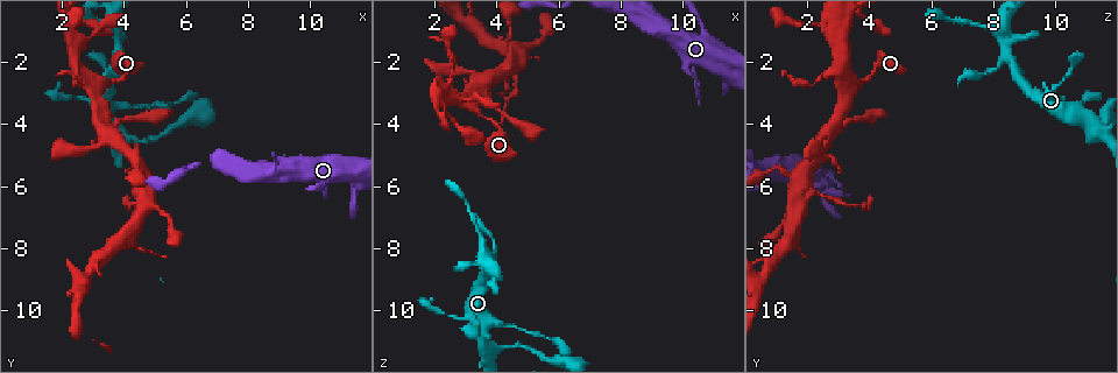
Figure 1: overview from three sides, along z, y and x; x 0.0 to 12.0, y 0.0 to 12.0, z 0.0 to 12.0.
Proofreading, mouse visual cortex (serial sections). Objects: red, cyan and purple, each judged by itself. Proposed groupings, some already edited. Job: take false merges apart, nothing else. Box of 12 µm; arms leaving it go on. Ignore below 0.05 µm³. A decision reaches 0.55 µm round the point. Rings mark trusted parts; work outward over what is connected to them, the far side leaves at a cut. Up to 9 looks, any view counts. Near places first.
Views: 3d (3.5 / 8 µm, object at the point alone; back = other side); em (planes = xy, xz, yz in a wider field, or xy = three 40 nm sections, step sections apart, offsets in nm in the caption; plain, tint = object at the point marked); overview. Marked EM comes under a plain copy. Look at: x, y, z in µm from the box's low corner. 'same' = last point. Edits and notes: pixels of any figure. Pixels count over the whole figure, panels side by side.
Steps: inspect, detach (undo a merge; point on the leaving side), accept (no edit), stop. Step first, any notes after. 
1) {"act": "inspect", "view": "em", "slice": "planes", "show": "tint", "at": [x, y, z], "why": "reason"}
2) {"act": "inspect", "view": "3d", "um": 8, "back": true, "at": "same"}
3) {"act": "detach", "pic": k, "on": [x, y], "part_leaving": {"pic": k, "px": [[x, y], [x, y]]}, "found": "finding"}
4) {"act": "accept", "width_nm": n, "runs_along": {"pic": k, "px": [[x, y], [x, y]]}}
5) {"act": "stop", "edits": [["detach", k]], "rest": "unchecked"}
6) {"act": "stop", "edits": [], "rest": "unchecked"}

{"act": "inspect", "view": "3d", "um": 3.5, "at": [3.8, 1.2, 8.3], "why": "abrupt turn"}

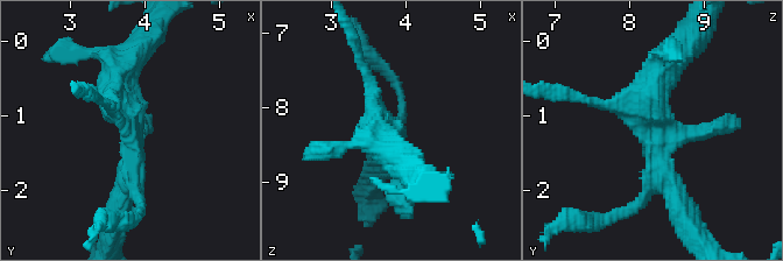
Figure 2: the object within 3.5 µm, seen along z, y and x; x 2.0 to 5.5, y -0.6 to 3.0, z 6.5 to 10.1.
{"act": "inspect", "view": "em", "slice": "planes", "show": "tint", "at": [3.80, 1.25, 8.25], "why": "now the EM"}

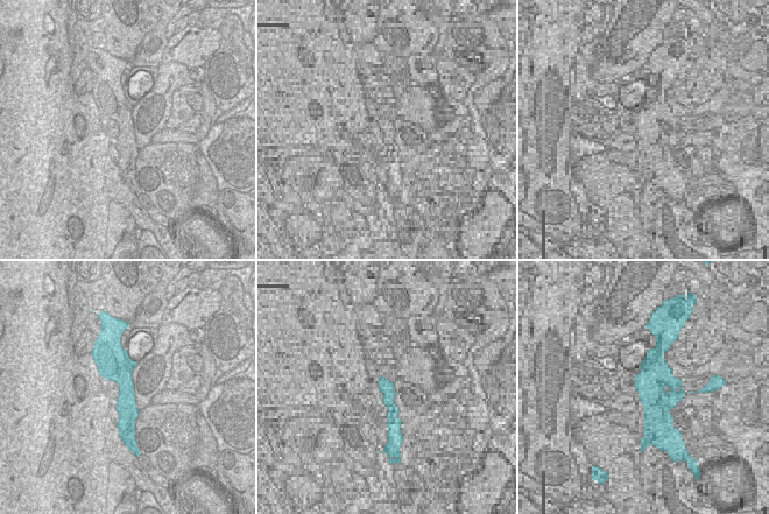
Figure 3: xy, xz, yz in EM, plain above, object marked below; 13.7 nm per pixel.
{"act": "accept", "width_nm": 280, "runs_along": {"pic": 2, "px": [[679, 203], [649, 142], [661, 64]]}, "found": "one cell here"}

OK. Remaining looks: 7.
{"act": "inspect", "view": "em", "slice": "planes", "show": "tint", "at": [4.9, 3.4, 10.7], "why": "calibre changes"}

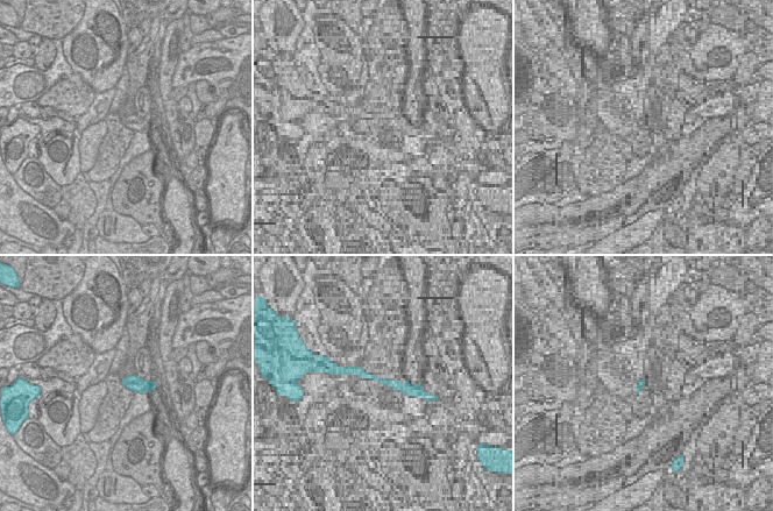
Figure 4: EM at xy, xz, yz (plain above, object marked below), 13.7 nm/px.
{"act": "inspect", "view": "3d", "um": 3.5, "back": true, "at": "same"}

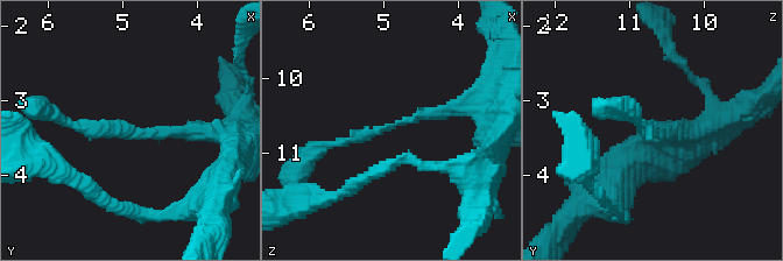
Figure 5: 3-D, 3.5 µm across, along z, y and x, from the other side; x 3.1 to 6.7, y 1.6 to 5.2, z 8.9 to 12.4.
{"act": "accept", "width_nm": 220, "runs_along": {"pic": 5, "px": [[468, 103], [322, 145]]}, "found": "continuous, no second cell"}

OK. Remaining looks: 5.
{"act": "inspect", "view": "3d", "um": 3.5, "at": [4.5, 5.9, 1.8], "why": "looks like a crossing"}

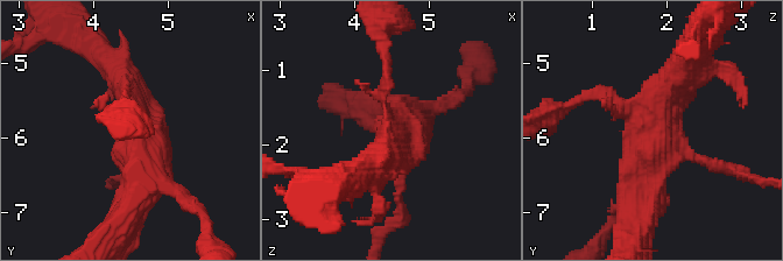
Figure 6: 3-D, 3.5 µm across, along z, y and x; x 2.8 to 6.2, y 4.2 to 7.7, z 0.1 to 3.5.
{"act": "inspect", "view": "em", "slice": "xy", "step": 1, "show": "tint", "at": [4.60, 5.90, 1.80]}

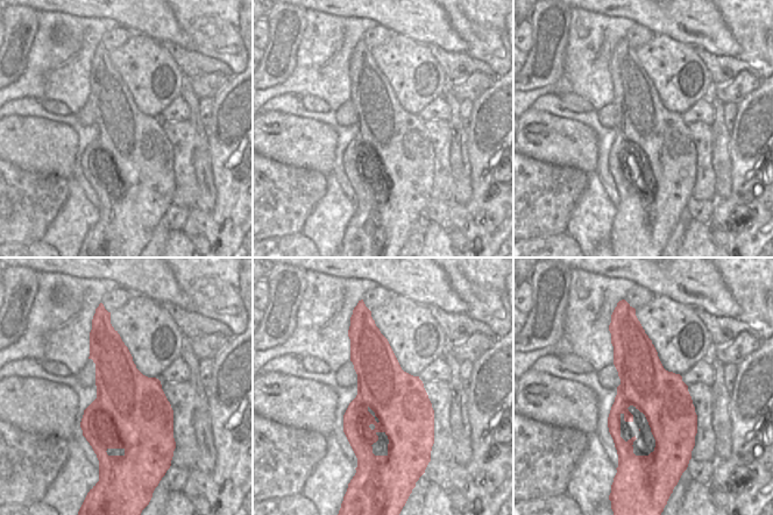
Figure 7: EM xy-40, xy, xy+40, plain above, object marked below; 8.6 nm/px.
{"act": "accept", "runs_along": {"pic": 6, "px": [[686, 64], [642, 139], [635, 204]]}, "found": "one cell here"}

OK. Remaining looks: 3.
{"act": "inspect", "view": "3d", "um": 3.5, "at": [10.5, 5.9, 2.9], "why": "touches itself"}

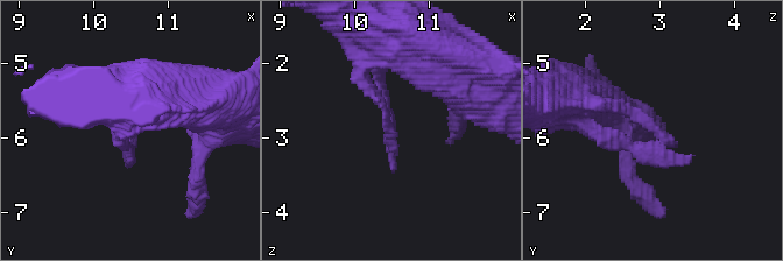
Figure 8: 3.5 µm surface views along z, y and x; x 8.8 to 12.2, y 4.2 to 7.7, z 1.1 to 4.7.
{"act": "inspect", "view": "em", "slice": "planes", "show": "tint", "at": [10.45, 5.85, 2.85]}

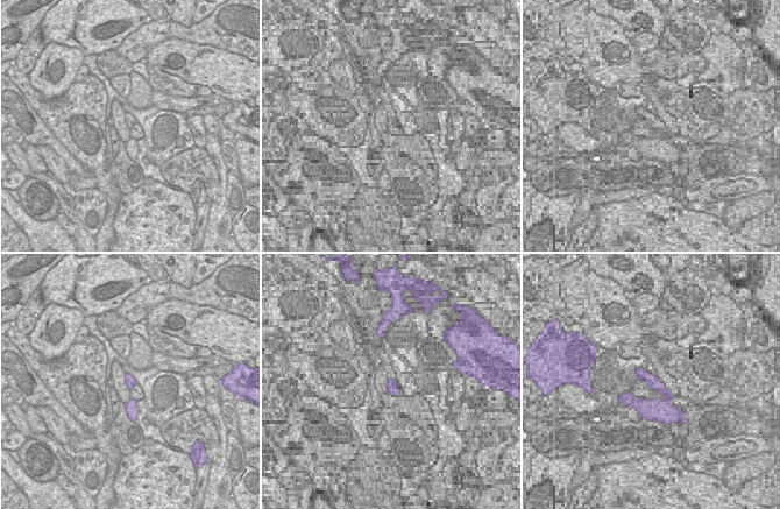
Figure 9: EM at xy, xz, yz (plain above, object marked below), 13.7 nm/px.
{"act": "accept", "runs_along": {"pic": 8, "px": [[365, 64], [361, 83], [394, 133]]}, "found": "continuous, no second cell"}

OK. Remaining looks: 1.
{"act": "stop", "edits": [], "rest": "unchecked"}

